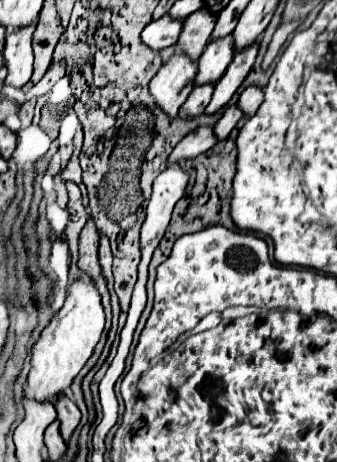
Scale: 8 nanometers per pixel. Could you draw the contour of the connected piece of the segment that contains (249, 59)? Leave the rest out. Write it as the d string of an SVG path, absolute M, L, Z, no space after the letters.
M260 37L252 45L248 45L240 53L236 53L236 59L232 59L232 63L226 69L226 73L220 77L220 81L214 87L212 101L206 107L206 115L216 113L220 107L224 107L232 99L236 89L242 85L242 81L250 73L254 61L256 61L256 55L258 55L258 47L260 47Z

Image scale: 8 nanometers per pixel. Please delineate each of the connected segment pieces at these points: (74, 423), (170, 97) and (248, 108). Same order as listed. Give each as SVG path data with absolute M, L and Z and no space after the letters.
M64 395L64 399L60 399L60 403L56 403L56 411L58 411L58 421L60 421L60 433L62 439L68 443L70 435L74 433L74 429L80 425L82 413L80 409L74 405L74 401L70 397Z
M176 51L154 75L150 83L150 93L154 95L158 107L166 111L166 115L172 115L172 119L178 115L180 105L188 99L196 77L196 61L184 55L182 51Z
M250 85L250 87L246 87L246 89L242 91L242 95L240 95L240 99L238 99L238 105L240 105L240 109L244 111L246 117L252 117L254 111L262 105L262 101L264 101L264 91L262 91L262 87Z

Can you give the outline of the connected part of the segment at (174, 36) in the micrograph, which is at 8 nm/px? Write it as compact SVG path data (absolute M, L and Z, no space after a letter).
M166 13L166 15L162 15L160 19L150 21L150 23L146 25L146 29L142 31L142 41L144 41L148 47L152 47L154 51L160 51L160 49L164 49L164 47L176 45L182 27L184 27L184 19L174 19L174 17L170 17L170 15Z

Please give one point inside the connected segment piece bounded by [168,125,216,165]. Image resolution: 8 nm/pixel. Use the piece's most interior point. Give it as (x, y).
(202, 138)

